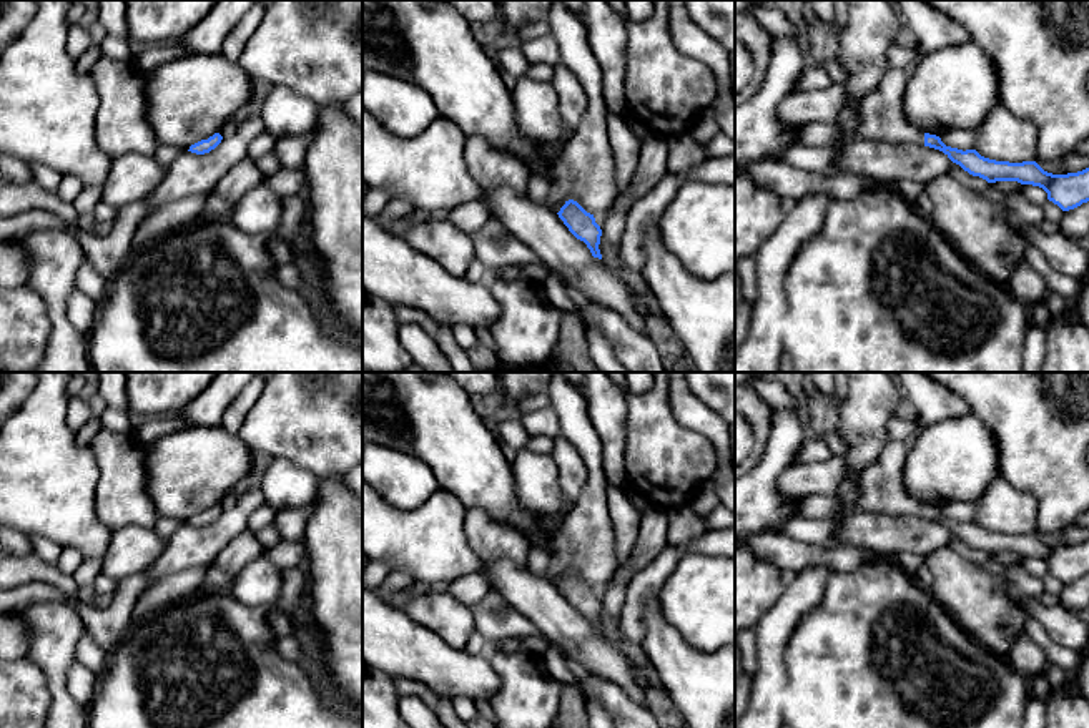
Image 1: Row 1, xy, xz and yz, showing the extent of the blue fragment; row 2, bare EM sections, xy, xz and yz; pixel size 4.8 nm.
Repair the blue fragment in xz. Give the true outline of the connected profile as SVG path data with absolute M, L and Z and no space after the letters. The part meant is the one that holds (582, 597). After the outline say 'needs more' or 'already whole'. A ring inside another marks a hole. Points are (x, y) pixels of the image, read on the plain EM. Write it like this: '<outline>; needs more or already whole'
M569 572L557 585L569 603L587 617L594 630L602 632L599 617L602 602L595 595L594 587L587 585L577 573Z; already whole

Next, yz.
M889 439L878 460L863 469L850 469L843 457L790 465L778 479L778 492L798 500L806 495L835 497L845 479L853 479L860 490L860 509L889 515L918 515L943 524L953 535L973 548L988 555L1018 553L1039 558L1047 572L1062 583L1074 582L1089 573L1089 540L1052 547L1036 534L1009 535L981 529L976 522L958 522L946 519L939 509L919 504L909 497L903 484L903 465L909 445L904 440Z; needs more

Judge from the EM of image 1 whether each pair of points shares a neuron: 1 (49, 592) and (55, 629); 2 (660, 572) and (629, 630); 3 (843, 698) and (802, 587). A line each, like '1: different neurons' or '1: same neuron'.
1: different neurons
2: same neuron
3: different neurons

